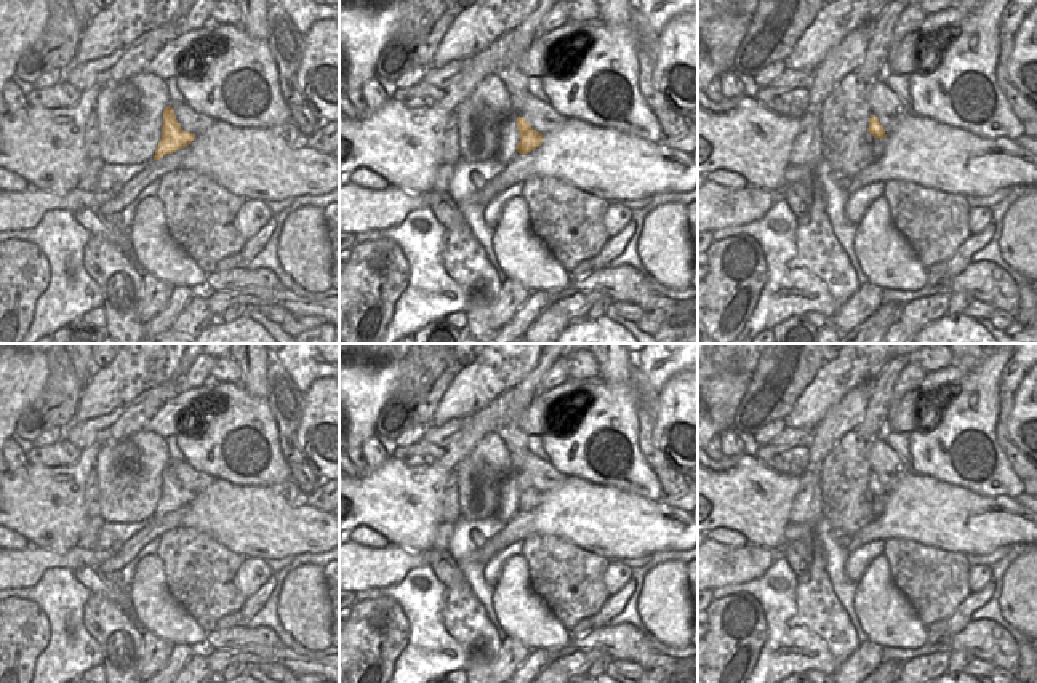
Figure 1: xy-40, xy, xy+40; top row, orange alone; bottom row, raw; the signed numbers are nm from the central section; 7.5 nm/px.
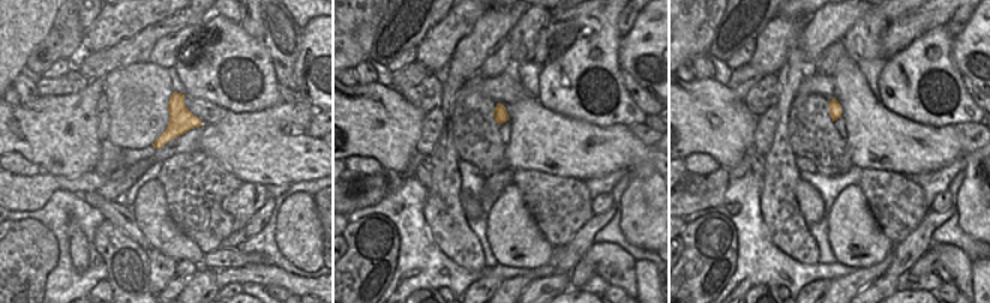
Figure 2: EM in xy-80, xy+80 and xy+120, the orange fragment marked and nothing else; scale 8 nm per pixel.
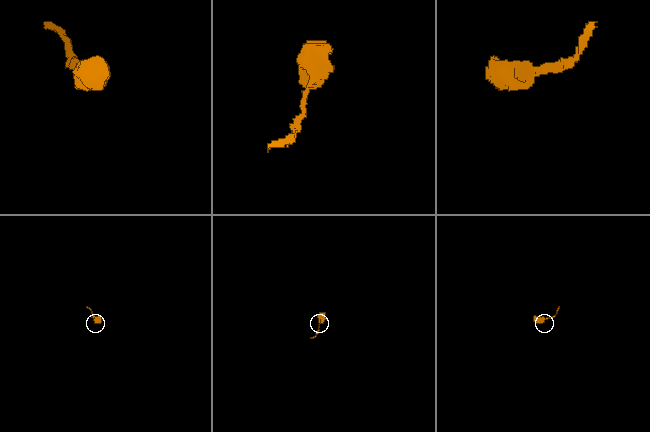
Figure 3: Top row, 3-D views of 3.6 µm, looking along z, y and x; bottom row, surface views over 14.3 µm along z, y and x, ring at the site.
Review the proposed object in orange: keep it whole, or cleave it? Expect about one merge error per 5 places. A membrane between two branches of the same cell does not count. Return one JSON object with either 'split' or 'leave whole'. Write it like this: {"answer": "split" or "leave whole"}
{"answer": "leave whole"}

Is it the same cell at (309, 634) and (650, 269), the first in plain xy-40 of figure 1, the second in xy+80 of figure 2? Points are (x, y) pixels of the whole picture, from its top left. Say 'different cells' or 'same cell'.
different cells

